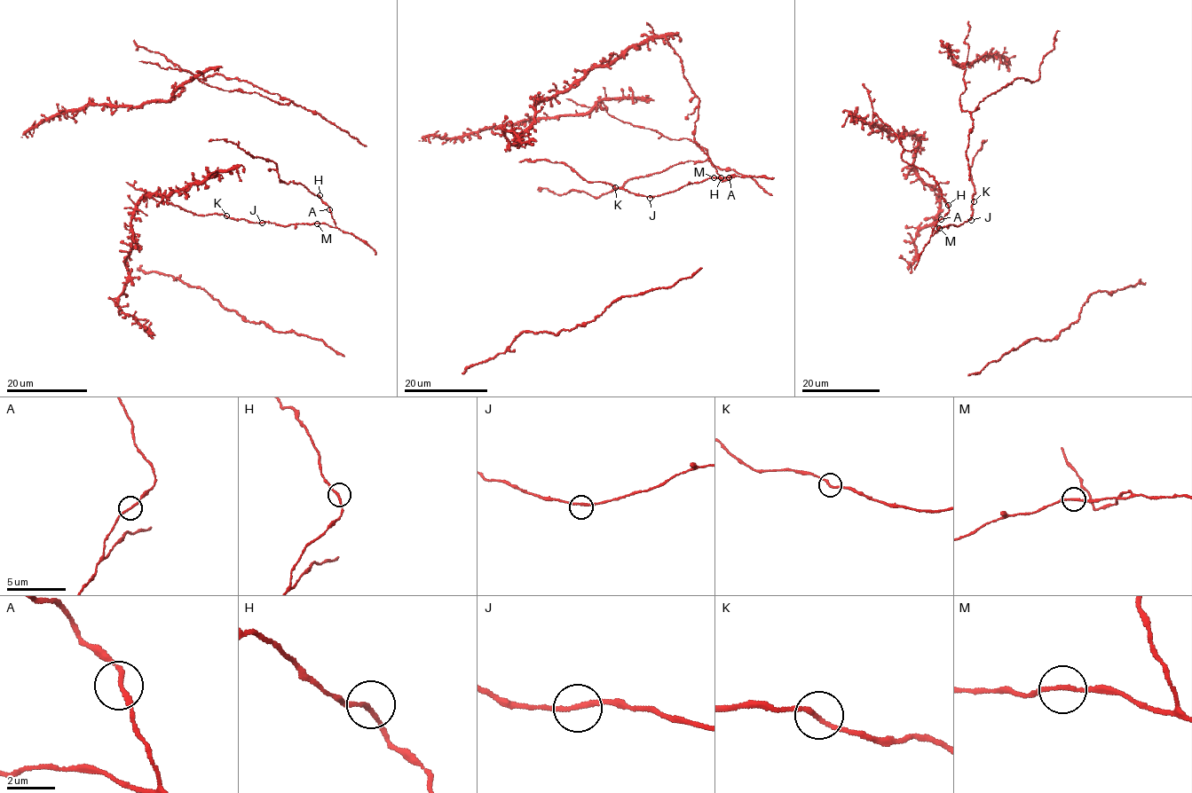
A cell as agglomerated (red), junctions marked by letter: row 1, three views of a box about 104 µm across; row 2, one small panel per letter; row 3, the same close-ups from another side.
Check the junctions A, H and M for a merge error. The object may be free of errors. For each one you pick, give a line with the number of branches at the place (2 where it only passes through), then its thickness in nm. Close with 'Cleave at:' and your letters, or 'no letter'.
Cleave at: no letter

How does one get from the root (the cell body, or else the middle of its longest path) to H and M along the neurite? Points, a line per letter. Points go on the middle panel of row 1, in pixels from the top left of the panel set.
H: (731, 176), (727, 180), (722, 181), (721, 177)
M: (731, 176), (714, 177)

